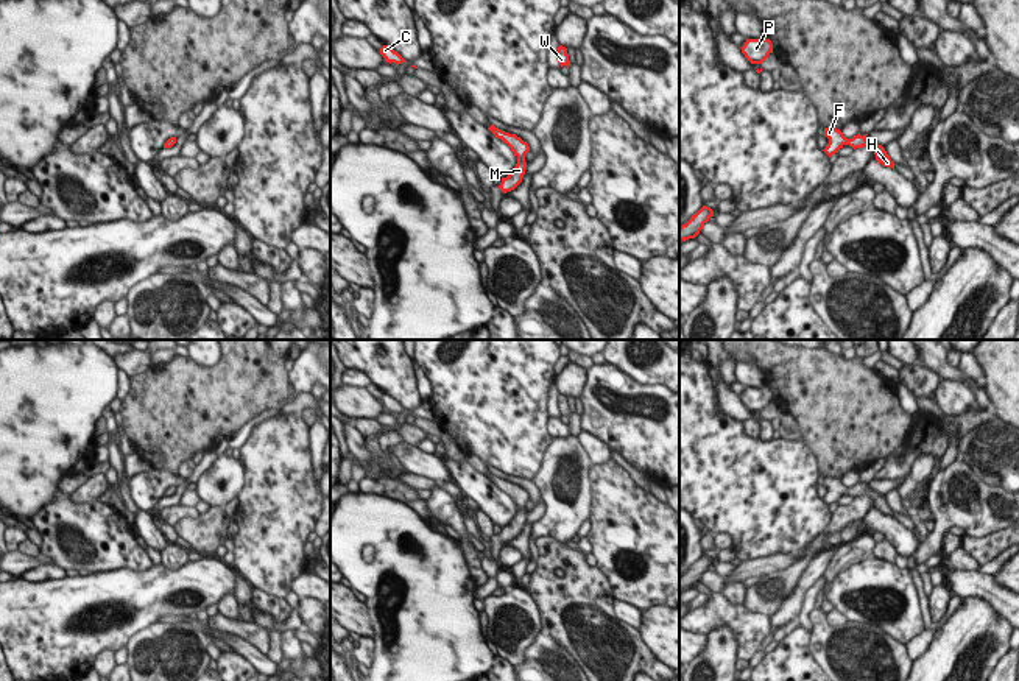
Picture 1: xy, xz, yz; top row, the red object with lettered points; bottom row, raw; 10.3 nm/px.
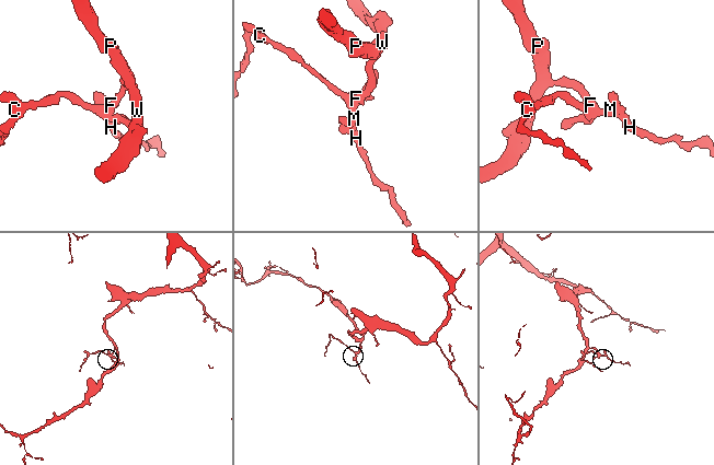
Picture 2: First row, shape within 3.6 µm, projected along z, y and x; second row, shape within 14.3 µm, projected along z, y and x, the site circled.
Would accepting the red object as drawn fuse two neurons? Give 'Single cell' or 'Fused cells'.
Single cell.

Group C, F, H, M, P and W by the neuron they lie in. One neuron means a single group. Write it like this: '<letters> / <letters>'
C F H M P W

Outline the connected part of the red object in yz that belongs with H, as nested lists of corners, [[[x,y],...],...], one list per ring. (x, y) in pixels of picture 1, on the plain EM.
[[[824,477],[824,485],[829,488],[827,496],[823,499],[829,506],[838,502],[844,494],[855,497],[869,496],[874,499],[876,510],[883,516],[890,516],[894,519],[894,511],[887,503],[882,494],[873,492],[866,488],[868,483],[862,485],[860,482],[852,488],[843,485],[843,482],[837,477]]]

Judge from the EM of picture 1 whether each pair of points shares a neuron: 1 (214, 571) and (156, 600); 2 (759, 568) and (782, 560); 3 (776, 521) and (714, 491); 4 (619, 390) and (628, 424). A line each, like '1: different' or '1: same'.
1: same
2: same
3: same
4: same

